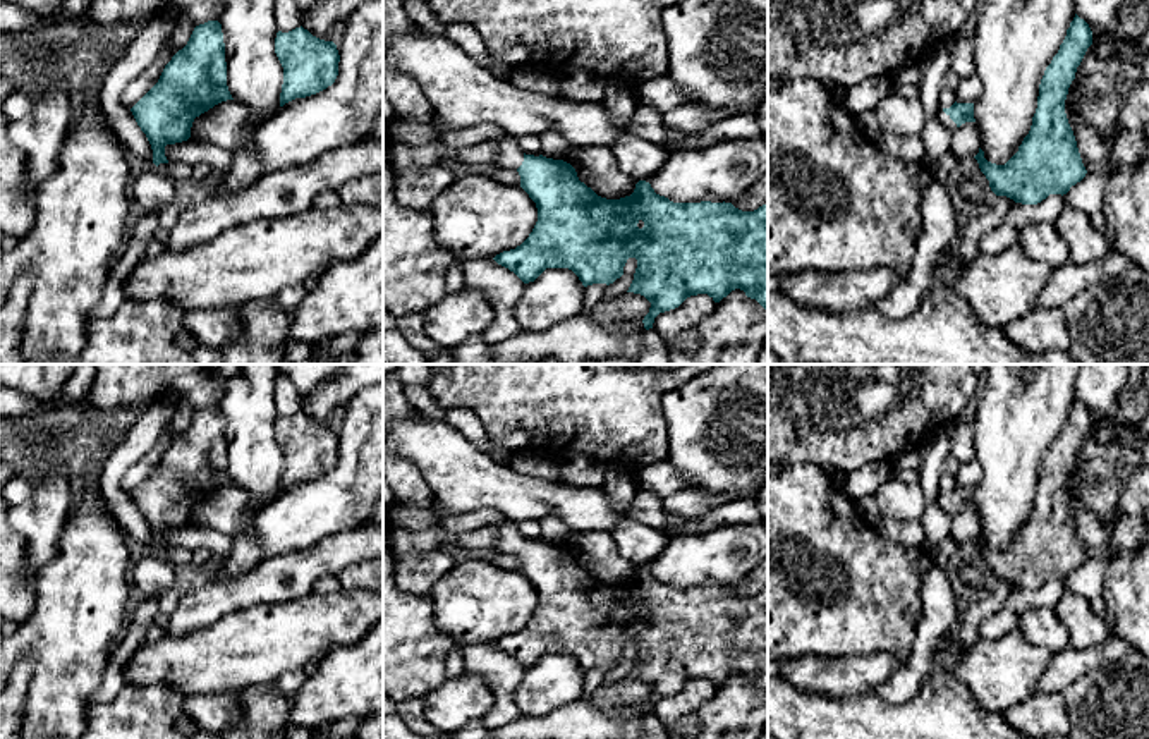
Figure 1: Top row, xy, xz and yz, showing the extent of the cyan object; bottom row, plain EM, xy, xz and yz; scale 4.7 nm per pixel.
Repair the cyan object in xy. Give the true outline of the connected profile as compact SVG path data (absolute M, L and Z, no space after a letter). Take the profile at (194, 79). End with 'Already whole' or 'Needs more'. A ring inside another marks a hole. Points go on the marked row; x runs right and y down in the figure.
M208 21L194 27L158 82L131 108L151 144L153 163L168 163L165 146L187 141L194 119L227 100L234 98L227 86L222 24Z. Already whole

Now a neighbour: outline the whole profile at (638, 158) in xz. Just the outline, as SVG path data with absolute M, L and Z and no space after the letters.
M623 134L611 146L618 168L634 180L647 180L668 160L670 151L637 136Z

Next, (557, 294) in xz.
M546 268L526 284L515 309L524 332L544 332L581 315L586 287L568 268Z

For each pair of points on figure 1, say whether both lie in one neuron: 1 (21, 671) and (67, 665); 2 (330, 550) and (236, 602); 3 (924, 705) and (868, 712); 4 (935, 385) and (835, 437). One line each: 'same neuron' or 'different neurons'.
1: different neurons
2: same neuron
3: same neuron
4: same neuron

